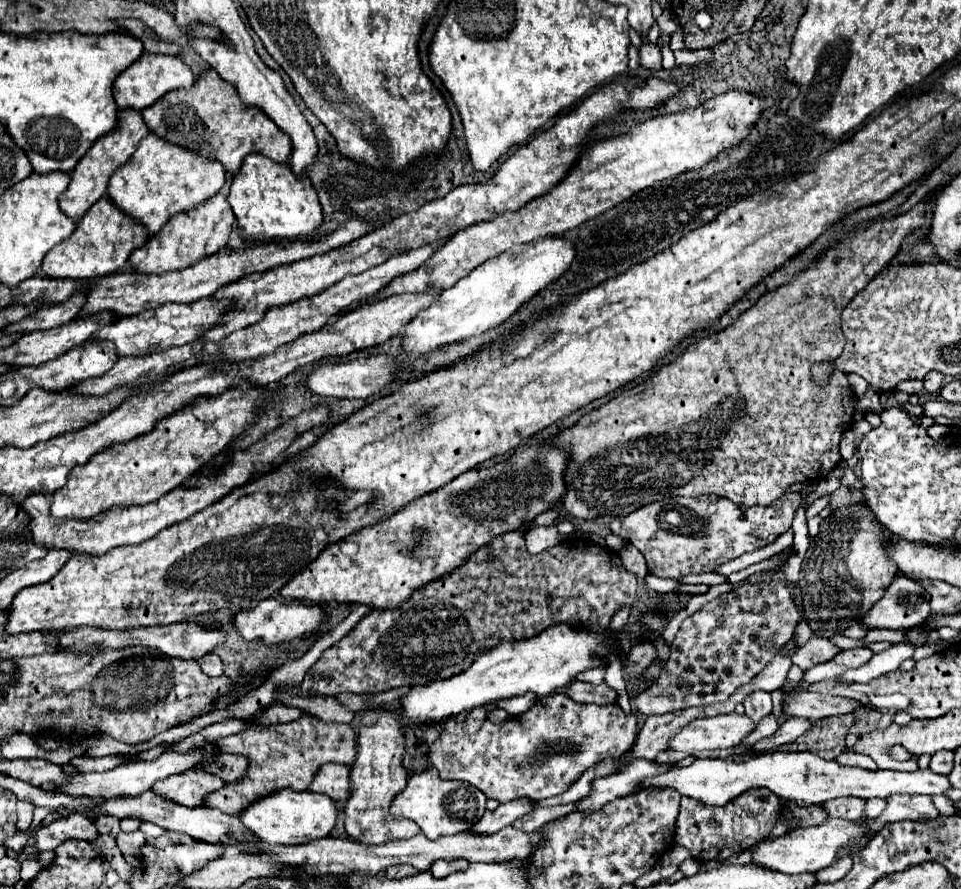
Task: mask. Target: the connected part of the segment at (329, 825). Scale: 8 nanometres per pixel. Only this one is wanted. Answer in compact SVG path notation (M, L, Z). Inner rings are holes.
M281 789L245 809L245 813L241 813L241 823L267 845L297 845L327 837L337 825L337 807L333 799L319 793Z

